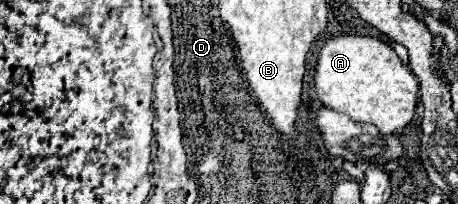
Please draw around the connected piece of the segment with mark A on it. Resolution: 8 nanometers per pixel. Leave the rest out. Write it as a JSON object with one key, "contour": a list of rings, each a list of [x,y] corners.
{"contour":[[[372,36],[330,38],[318,52],[314,88],[324,106],[356,122],[374,124],[380,134],[402,130],[414,118],[420,100],[420,86],[412,70],[400,62],[390,44]]]}

